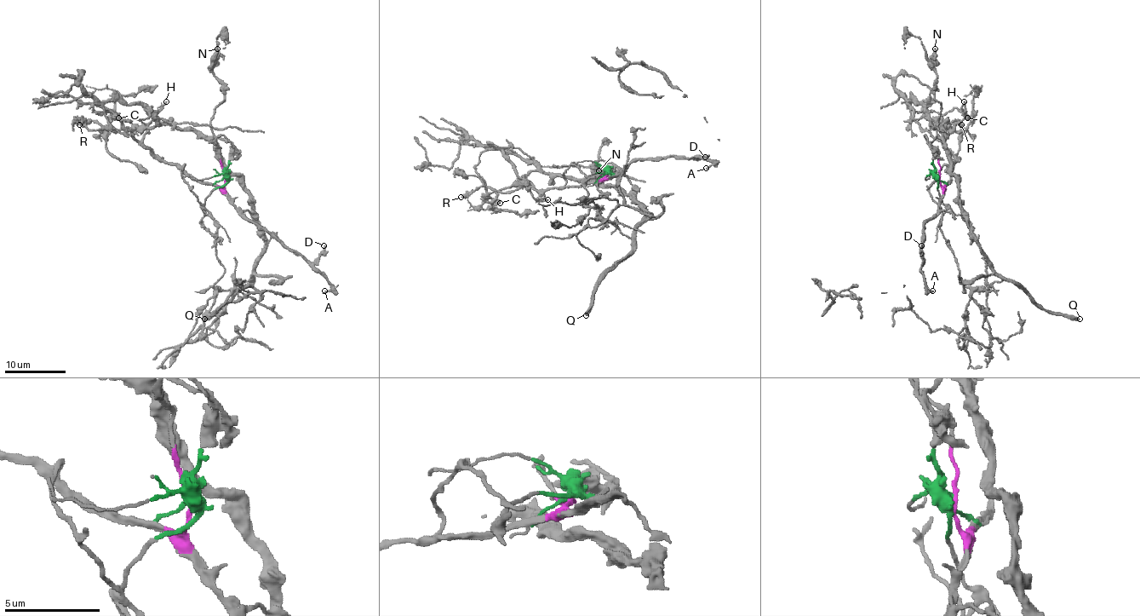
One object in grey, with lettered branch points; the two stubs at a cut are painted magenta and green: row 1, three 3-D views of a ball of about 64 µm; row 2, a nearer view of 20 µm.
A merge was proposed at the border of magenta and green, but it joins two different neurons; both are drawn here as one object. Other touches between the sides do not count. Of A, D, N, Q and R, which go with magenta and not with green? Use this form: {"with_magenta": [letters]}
{"with_magenta": ["A", "D"]}

